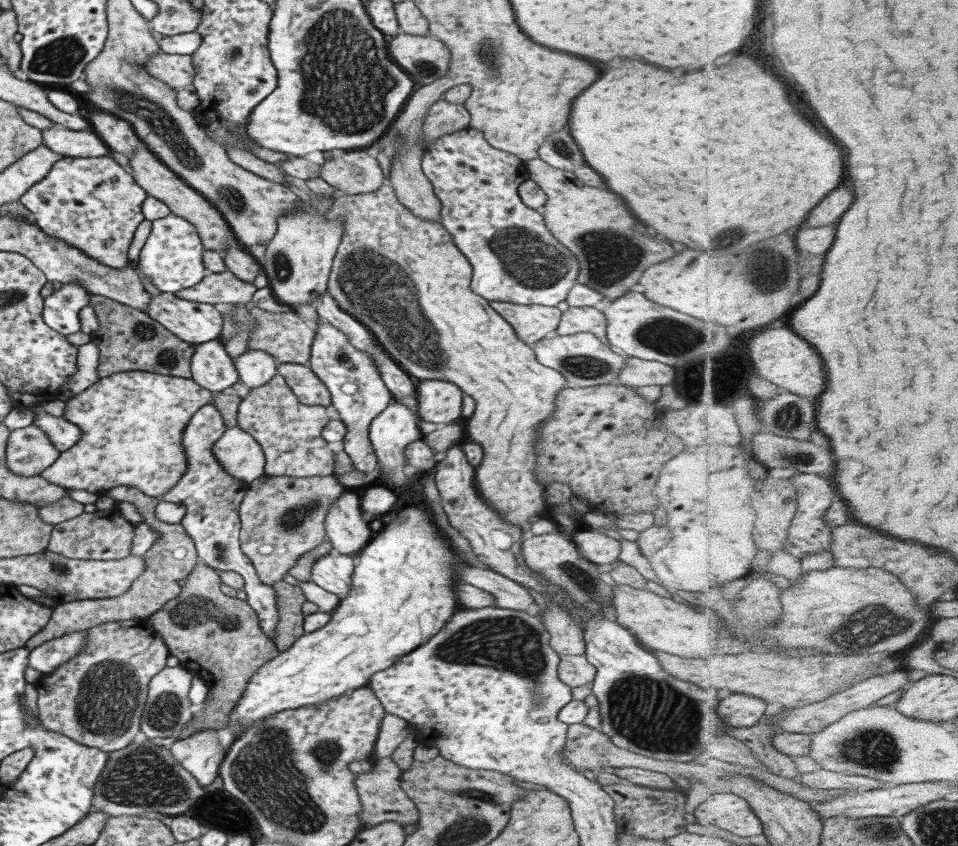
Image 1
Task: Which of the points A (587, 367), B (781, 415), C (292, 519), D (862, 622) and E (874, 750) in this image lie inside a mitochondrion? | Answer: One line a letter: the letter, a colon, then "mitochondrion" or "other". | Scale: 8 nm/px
A: mitochondrion
B: mitochondrion
C: mitochondrion
D: mitochondrion
E: mitochondrion

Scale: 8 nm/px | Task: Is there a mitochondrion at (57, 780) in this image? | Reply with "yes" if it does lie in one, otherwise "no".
no

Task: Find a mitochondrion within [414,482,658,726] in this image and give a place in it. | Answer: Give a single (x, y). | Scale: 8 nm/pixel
(507, 643)

